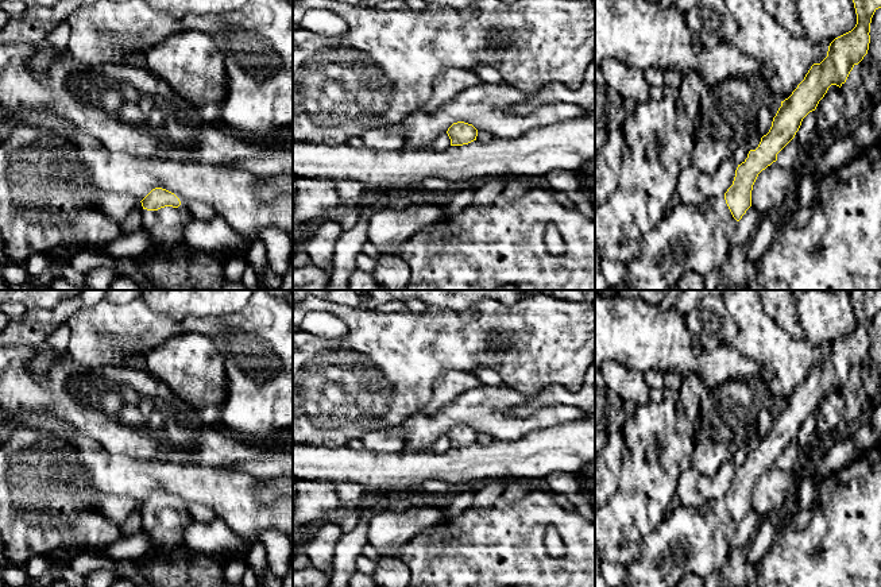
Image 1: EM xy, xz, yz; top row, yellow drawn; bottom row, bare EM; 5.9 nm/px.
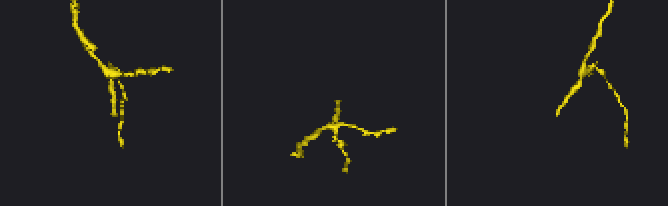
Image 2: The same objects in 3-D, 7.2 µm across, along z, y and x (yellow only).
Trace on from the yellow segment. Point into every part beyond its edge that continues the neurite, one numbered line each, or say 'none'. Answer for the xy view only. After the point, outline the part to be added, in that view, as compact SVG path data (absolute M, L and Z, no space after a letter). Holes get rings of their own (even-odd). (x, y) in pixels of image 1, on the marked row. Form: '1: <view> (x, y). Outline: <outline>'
1: xy (166, 226). Outline: M181 200L178 208L165 206L158 211L143 209L143 228L152 237L152 248L144 255L146 258L158 256L174 248L177 244L186 247L182 233L186 225L194 219L193 213Z

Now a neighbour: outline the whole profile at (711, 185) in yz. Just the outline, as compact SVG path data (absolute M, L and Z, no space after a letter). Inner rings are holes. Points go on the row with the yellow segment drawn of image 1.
M729 158L724 159L714 173L700 173L696 182L700 192L708 198L724 196L733 185L737 167L734 159Z

